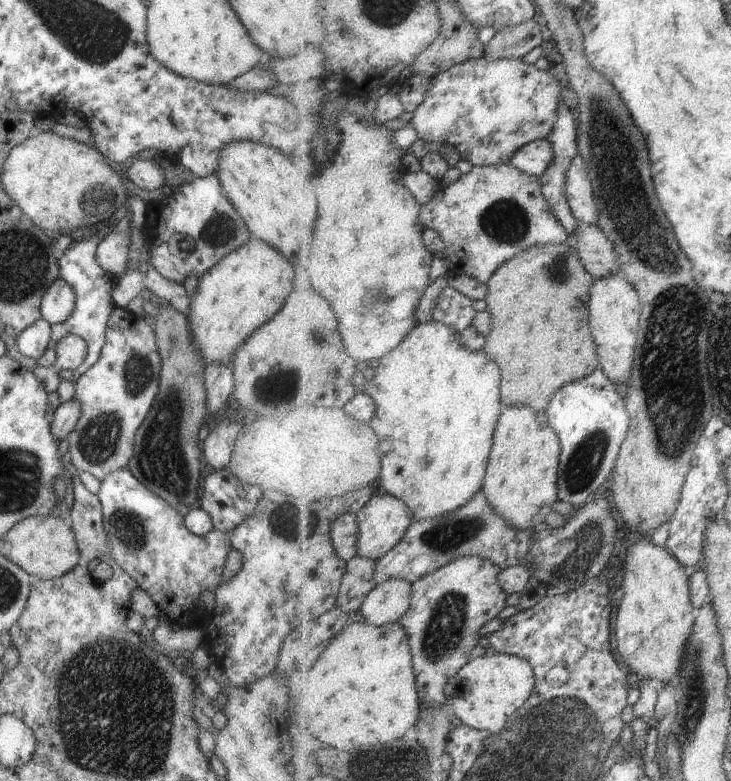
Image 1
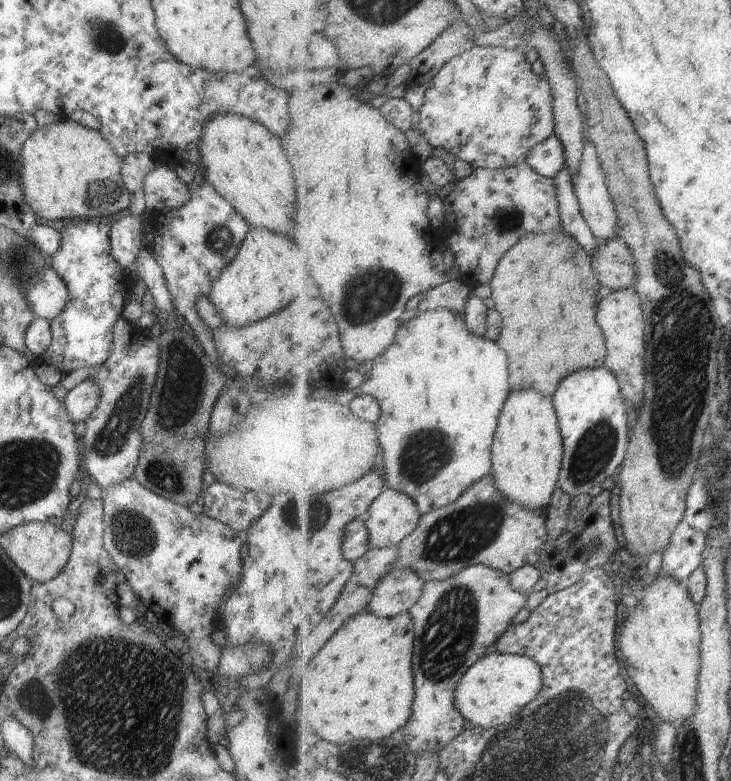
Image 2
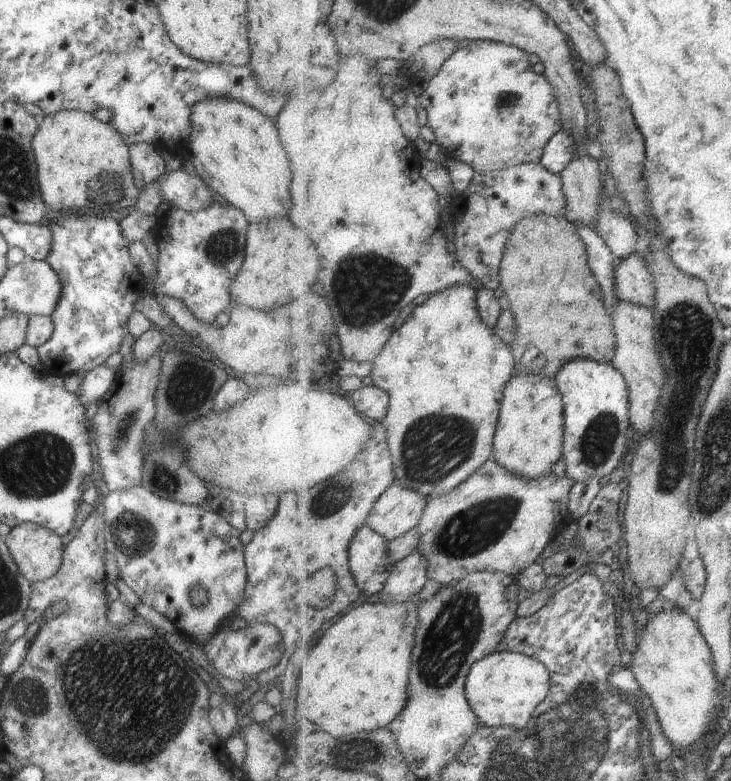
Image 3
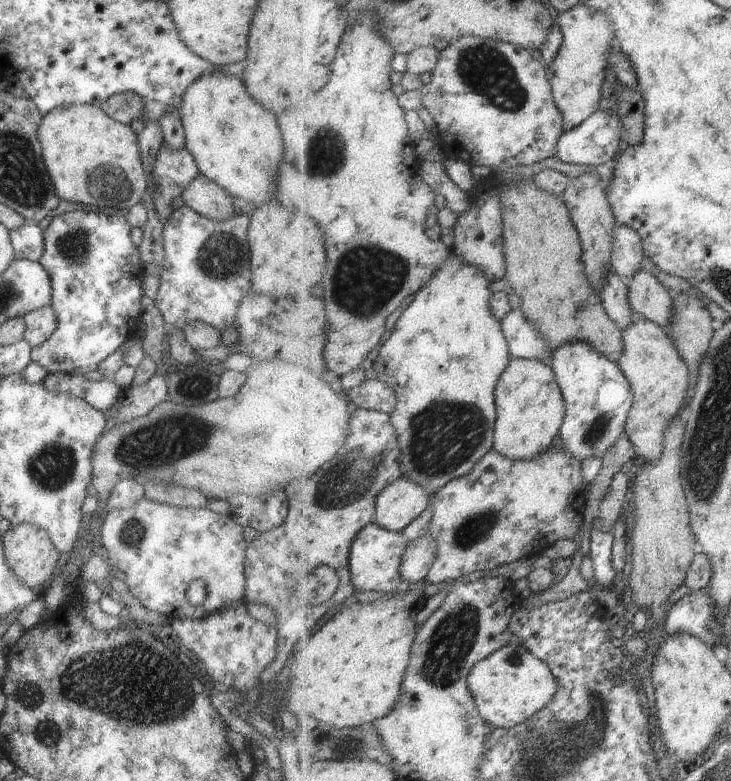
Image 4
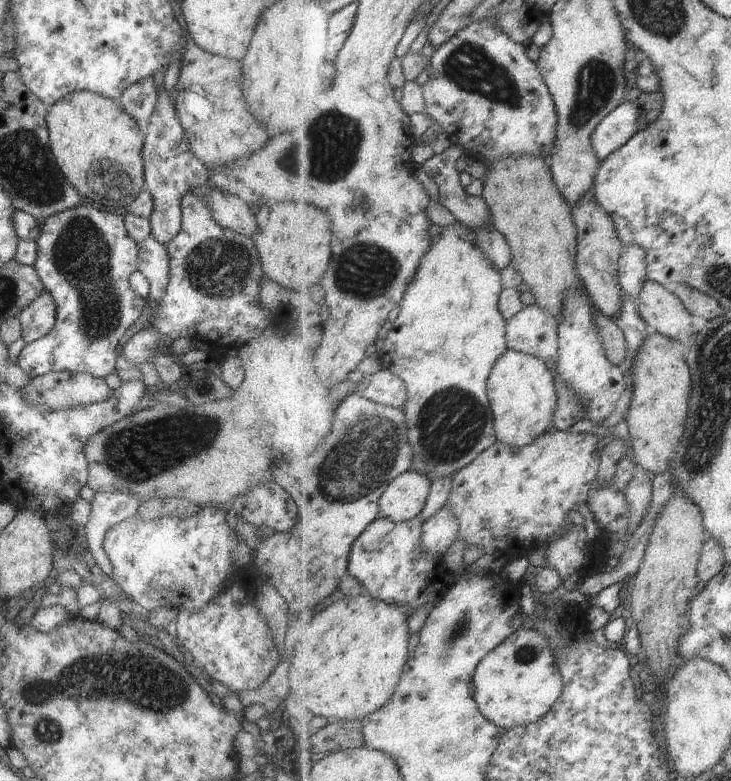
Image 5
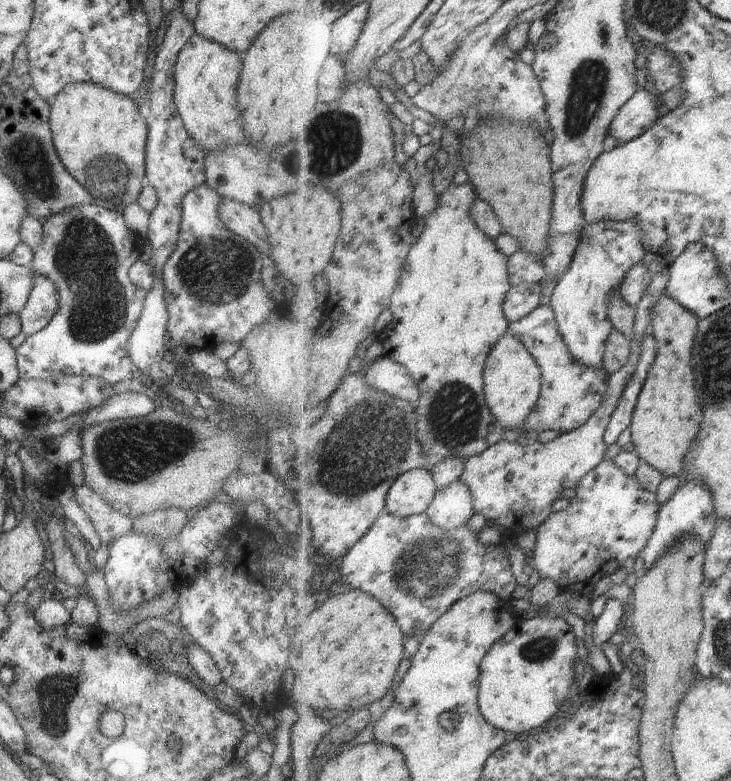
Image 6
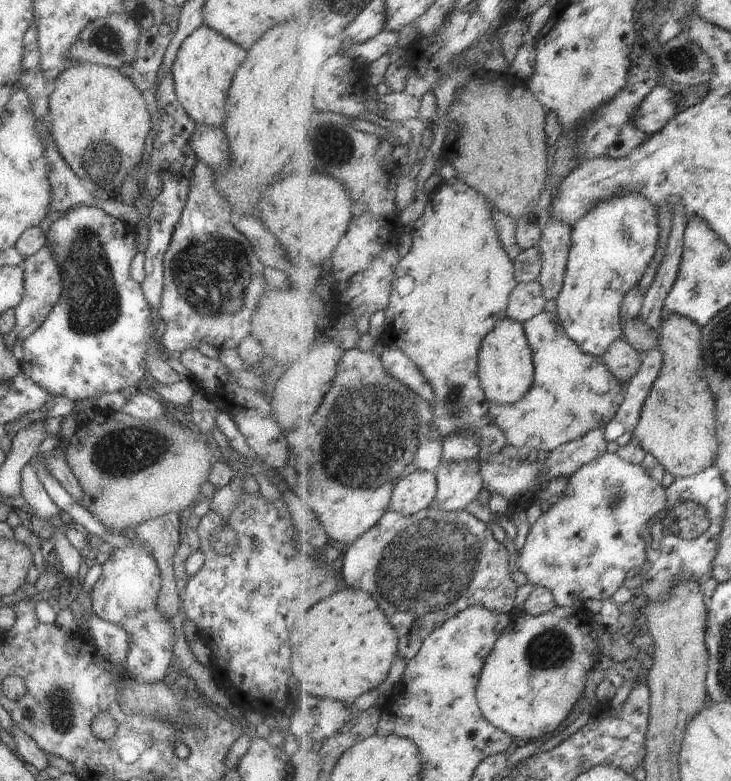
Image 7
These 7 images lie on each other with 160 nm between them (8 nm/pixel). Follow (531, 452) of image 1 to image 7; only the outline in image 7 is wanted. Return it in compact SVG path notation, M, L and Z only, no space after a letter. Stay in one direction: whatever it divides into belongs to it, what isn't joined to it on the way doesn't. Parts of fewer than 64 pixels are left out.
M501 320L493 332L483 340L480 361L480 380L485 395L495 404L515 404L523 400L523 396L530 392L535 382L536 365L531 345L527 340L524 324L517 320Z

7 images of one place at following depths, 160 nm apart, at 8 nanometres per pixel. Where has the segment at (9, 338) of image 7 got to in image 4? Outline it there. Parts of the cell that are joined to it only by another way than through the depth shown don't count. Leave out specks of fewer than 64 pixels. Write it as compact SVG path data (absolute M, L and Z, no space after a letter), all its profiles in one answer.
M50 306L33 310L33 312L25 314L22 320L25 324L23 340L31 348L45 342L56 328L55 314L53 314Z

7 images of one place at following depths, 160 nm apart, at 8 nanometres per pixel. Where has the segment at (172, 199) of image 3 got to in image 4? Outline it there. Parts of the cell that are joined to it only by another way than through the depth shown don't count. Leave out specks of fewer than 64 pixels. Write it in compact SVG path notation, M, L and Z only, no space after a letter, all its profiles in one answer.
M197 174L181 190L179 196L187 208L210 220L225 220L235 212L234 198L229 196L221 186L217 186L215 182L201 174Z

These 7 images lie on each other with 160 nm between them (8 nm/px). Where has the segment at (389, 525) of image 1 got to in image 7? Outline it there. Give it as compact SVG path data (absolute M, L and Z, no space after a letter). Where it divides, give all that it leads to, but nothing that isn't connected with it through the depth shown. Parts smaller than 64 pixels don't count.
M414 471L404 480L397 482L393 492L390 511L405 515L415 515L435 502L438 494L438 481L435 473L430 471Z

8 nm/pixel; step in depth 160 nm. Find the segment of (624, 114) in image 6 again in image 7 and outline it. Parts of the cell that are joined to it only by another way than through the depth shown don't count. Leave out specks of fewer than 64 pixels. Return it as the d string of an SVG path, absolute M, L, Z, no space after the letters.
M657 86L639 106L635 126L649 136L660 132L679 113L677 103L678 94L667 86Z

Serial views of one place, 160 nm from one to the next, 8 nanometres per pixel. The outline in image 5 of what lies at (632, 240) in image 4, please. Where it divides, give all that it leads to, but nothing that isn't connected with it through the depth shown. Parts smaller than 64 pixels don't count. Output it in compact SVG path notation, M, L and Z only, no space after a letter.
M639 244L624 246L624 254L619 260L620 286L638 302L643 292L643 284L648 280L648 260L646 253Z

